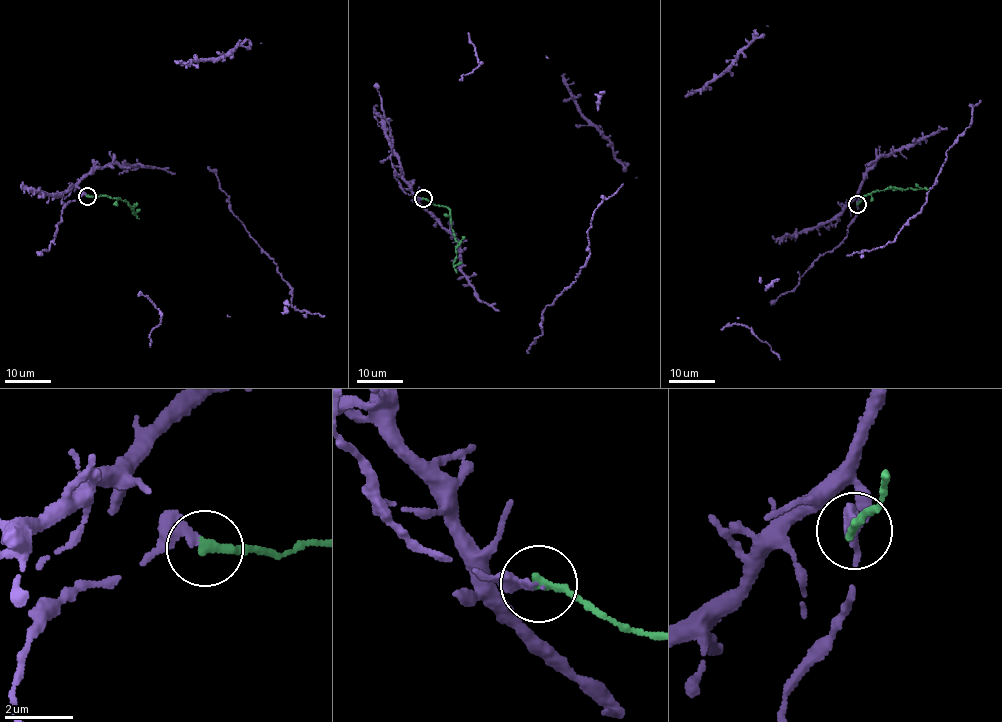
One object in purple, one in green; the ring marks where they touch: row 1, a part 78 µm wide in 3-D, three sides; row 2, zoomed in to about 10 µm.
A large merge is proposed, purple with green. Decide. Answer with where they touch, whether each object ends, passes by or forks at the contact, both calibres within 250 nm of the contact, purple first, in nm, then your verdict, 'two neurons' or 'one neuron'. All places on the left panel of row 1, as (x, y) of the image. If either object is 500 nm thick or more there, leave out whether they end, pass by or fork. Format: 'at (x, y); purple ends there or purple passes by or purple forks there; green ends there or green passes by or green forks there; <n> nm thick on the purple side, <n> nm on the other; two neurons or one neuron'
at (87, 196); purple ends there; green ends there; 240 nm thick on the purple side, 280 nm on the other; one neuron

